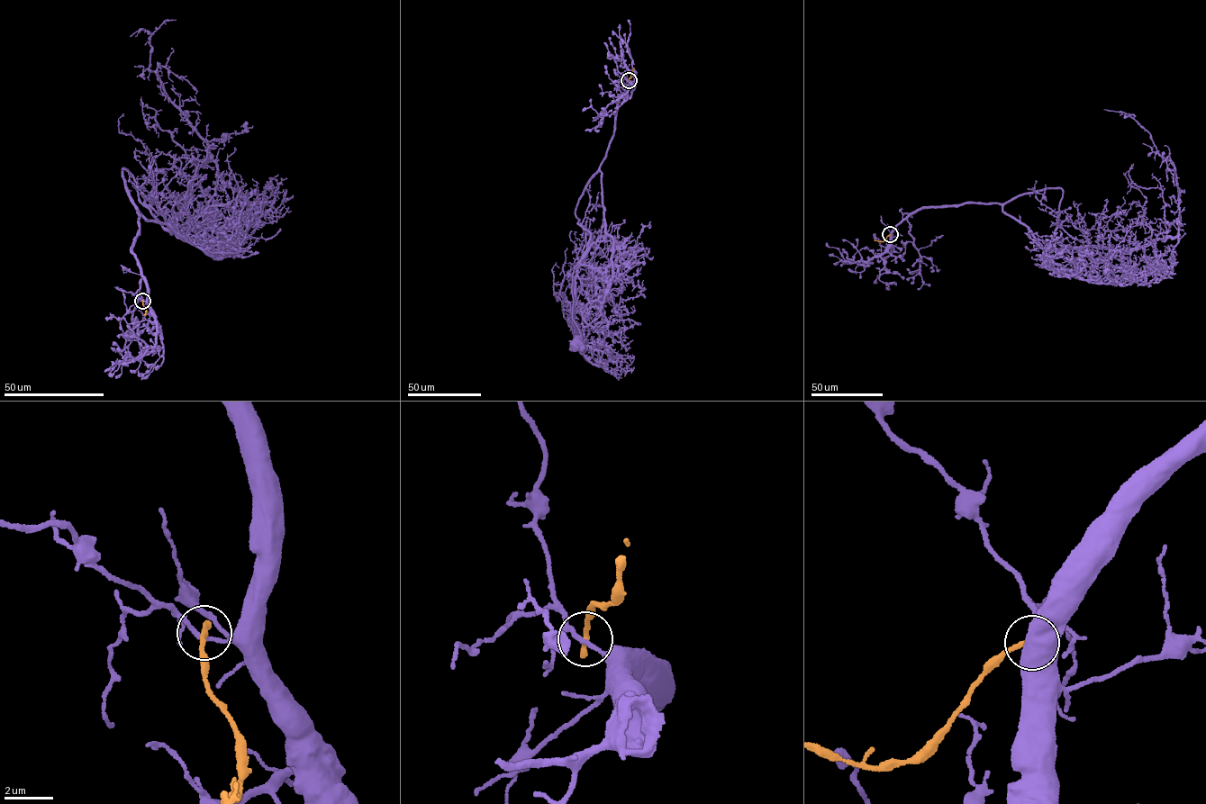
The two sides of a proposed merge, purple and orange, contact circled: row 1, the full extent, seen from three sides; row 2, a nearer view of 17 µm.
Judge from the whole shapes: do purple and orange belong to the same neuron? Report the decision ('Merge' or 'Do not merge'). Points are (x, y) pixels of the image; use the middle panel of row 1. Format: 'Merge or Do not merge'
Do not merge

